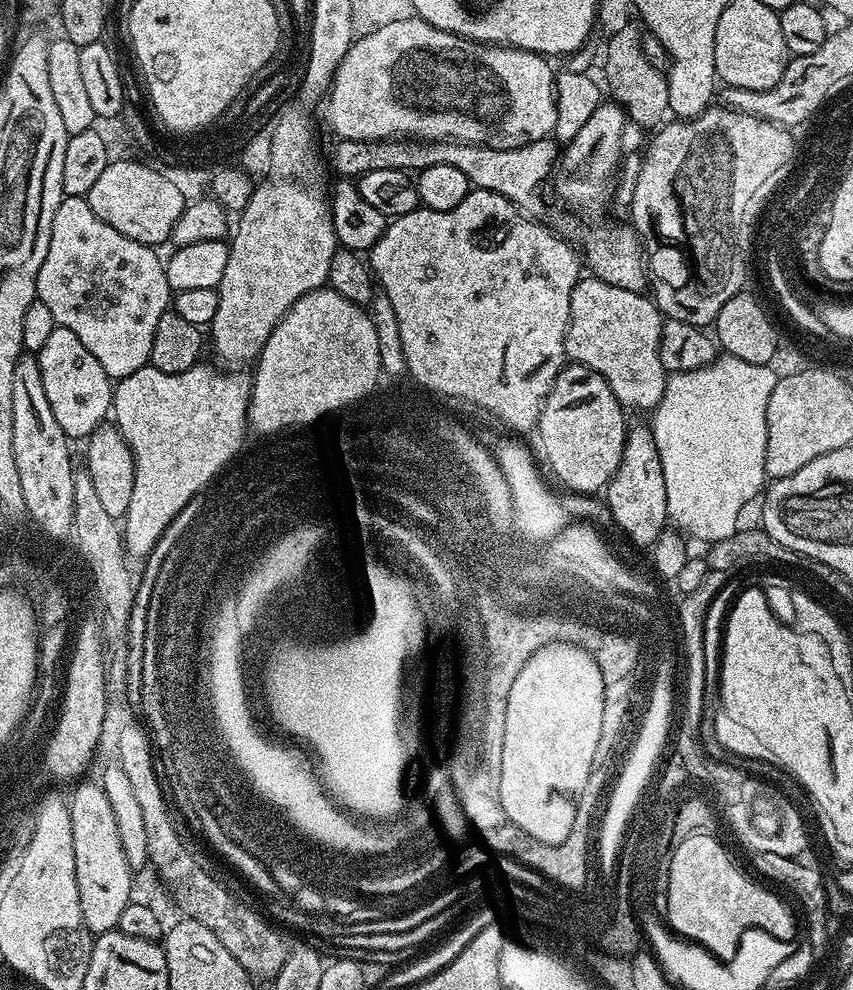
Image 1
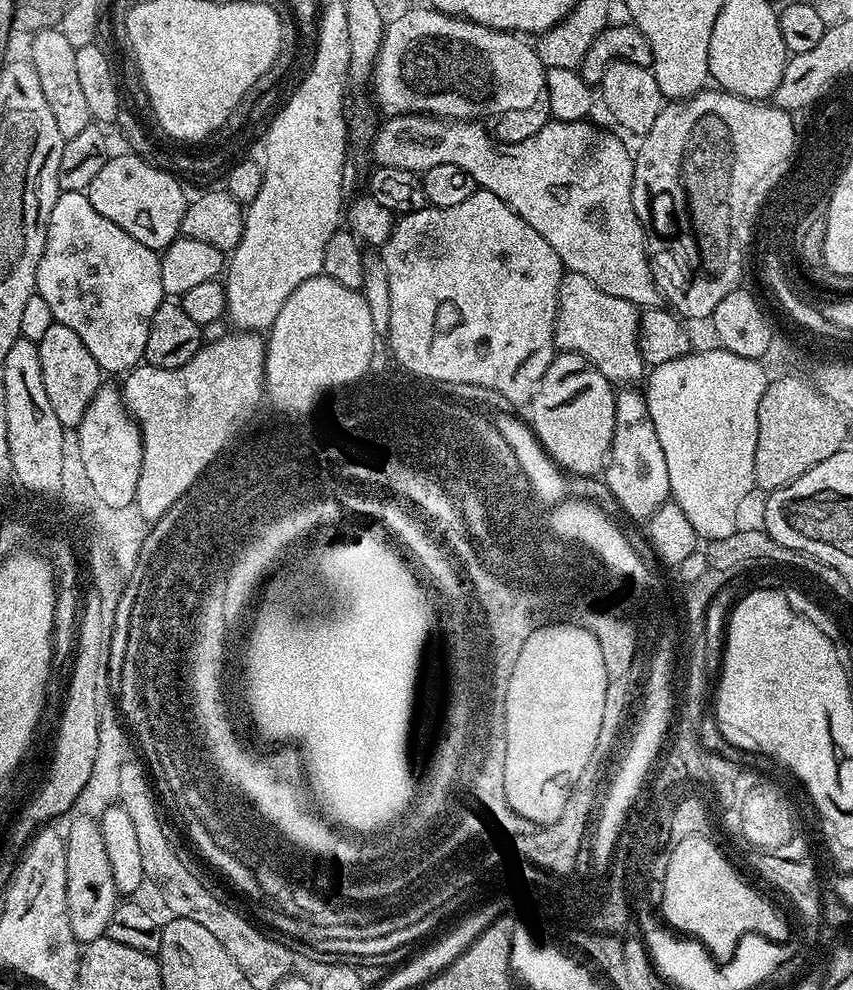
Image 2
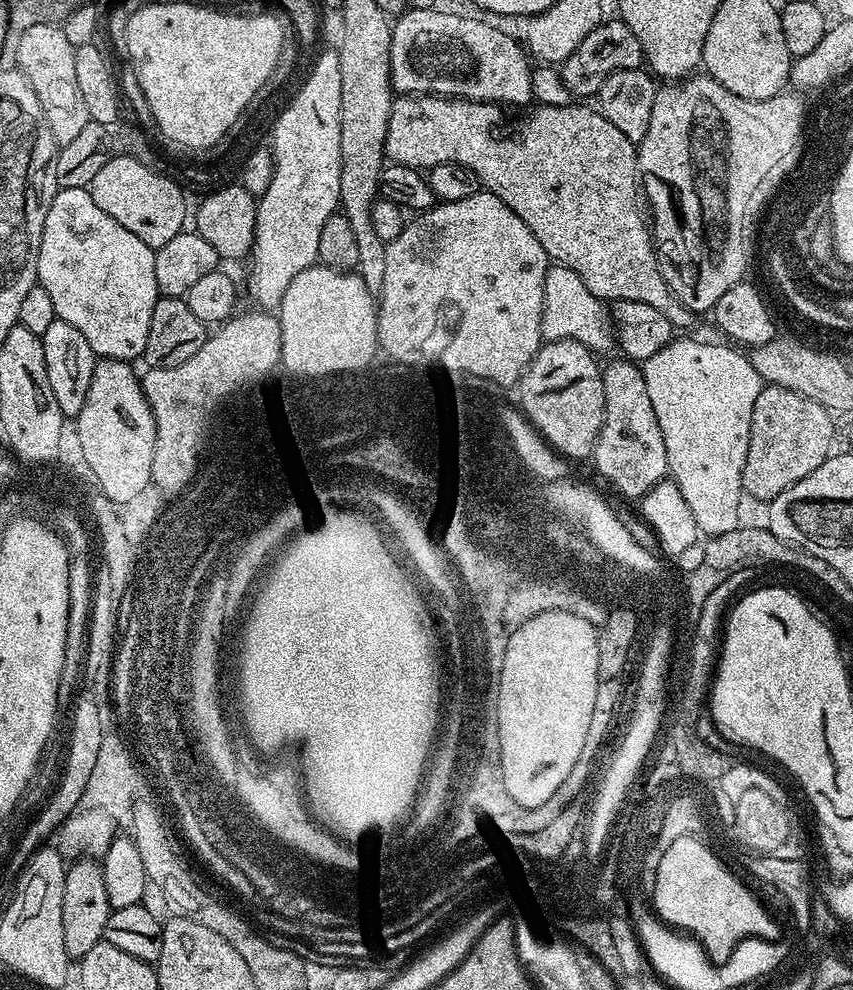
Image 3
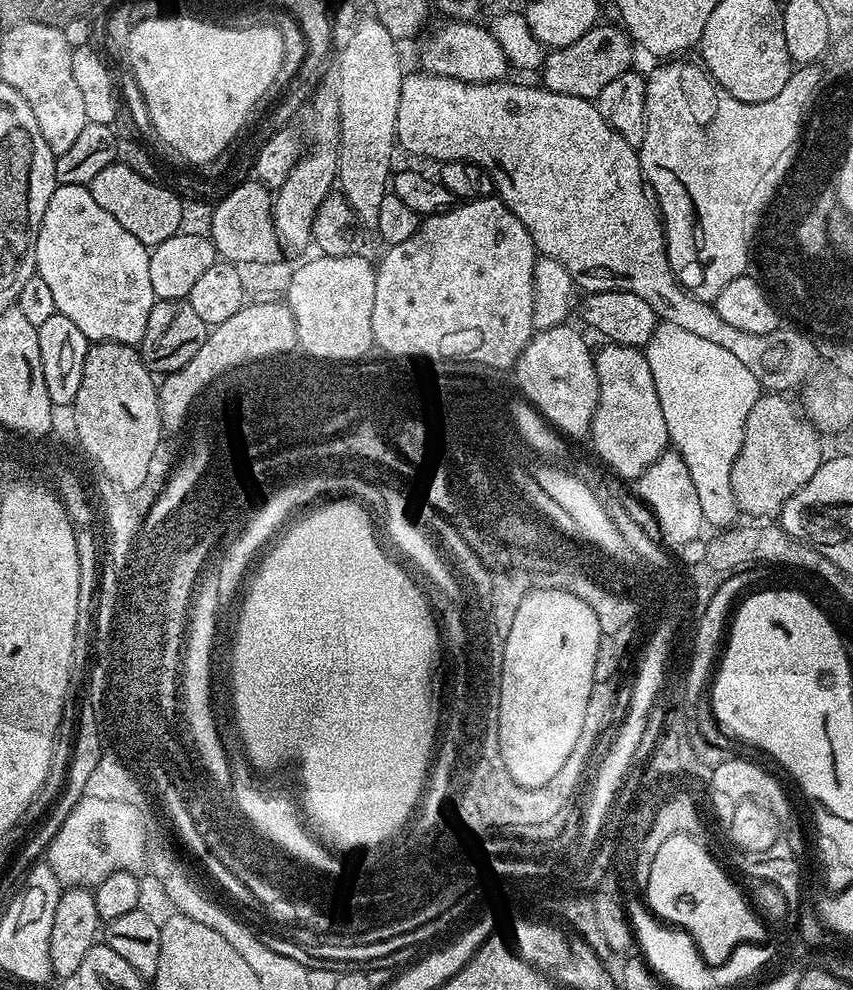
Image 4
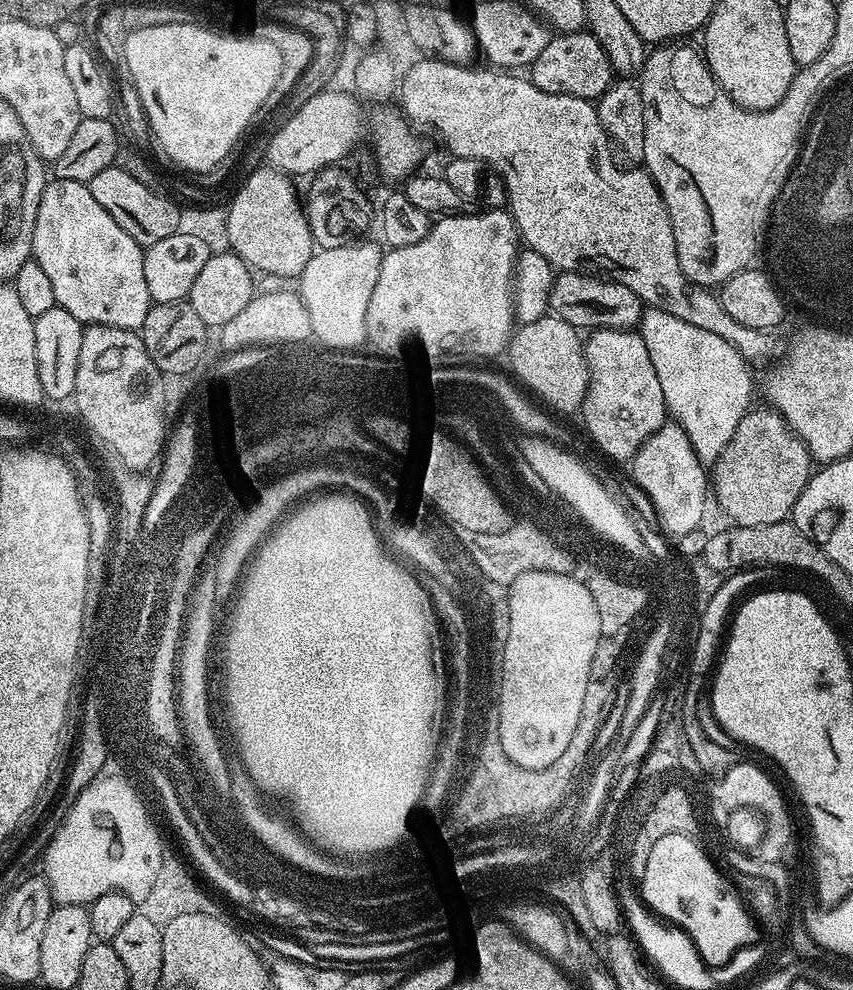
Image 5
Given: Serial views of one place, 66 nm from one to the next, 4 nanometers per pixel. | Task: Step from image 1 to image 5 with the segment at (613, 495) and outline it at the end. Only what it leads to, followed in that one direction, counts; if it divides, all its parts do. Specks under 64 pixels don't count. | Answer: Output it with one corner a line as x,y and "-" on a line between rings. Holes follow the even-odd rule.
598,328
591,333
592,337
587,337
584,346
584,357
588,363
588,393
584,399
584,407
582,409
582,417
584,416
584,424
588,427
588,436
597,444
595,446
601,453
608,457
613,462
631,461
636,455
637,450
644,445
649,438
666,423
666,409
664,406
664,395
662,394
662,386
658,382
658,374
654,374
654,362
650,362
650,350
646,350
646,342
640,337
639,331
626,329
608,329

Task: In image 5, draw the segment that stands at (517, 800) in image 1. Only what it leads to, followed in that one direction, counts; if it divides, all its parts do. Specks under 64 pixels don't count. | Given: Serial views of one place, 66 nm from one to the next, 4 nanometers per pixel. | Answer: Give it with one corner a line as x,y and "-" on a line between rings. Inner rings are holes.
524,576
524,580
520,580
520,584
516,584
516,596
512,596
512,632
508,639
508,660
504,660
504,704
500,704
500,732
504,732
504,748
508,748
508,756
511,757
512,764
517,767
535,769
537,766
547,766
556,758
561,757
578,724
582,698
585,697
586,686
591,680
590,664
600,638
601,632
596,624
594,602
588,600
588,592
584,592
584,588
580,588
580,584
572,584
572,580
564,576

